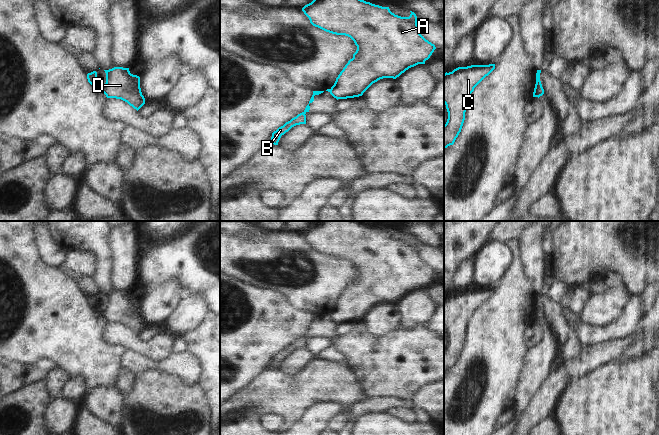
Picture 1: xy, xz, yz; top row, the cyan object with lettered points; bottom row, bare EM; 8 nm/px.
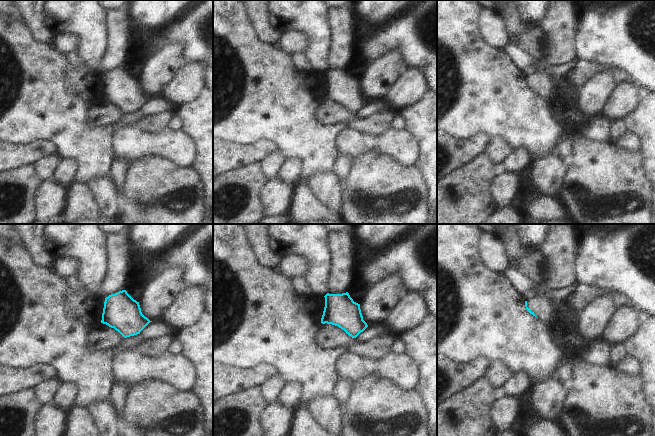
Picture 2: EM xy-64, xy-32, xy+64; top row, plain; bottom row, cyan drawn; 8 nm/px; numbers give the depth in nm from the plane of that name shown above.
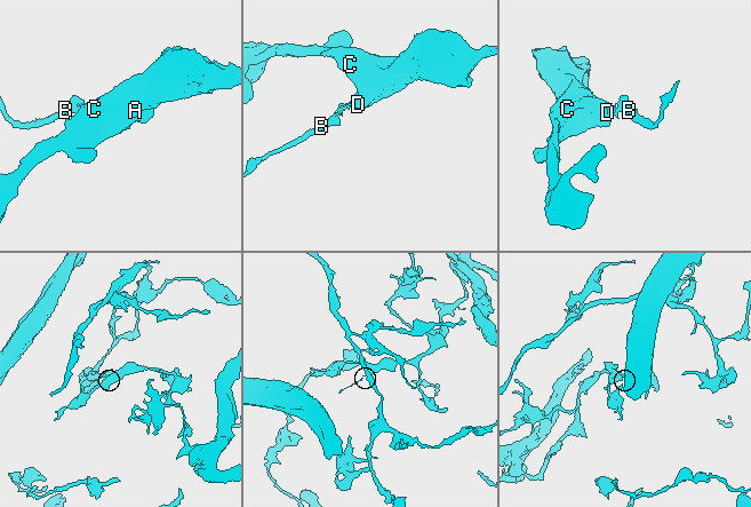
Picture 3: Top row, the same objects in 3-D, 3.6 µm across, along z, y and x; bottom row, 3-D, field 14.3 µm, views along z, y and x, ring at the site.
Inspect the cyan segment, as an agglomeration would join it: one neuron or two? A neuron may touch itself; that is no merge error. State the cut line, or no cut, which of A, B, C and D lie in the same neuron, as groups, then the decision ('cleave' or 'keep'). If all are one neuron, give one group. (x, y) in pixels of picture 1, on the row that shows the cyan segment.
xy (105, 84), (100, 89) | A C D / B | cleave

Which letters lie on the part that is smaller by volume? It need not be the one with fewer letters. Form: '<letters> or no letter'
B.

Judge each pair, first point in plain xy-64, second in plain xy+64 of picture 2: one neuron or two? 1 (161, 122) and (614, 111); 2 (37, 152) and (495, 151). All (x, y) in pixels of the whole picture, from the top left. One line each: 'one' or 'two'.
1: two
2: two

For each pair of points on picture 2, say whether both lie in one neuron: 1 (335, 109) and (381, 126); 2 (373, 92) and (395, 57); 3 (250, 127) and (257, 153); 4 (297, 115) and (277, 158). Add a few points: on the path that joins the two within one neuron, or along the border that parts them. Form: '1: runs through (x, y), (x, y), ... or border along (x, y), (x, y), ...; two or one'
1: runs through (346, 118), (359, 125), (370, 126); one
2: runs through (375, 83), (390, 66); one
3: border along (230, 142), (271, 140), (277, 147); two
4: border along (277, 147), (285, 158); two

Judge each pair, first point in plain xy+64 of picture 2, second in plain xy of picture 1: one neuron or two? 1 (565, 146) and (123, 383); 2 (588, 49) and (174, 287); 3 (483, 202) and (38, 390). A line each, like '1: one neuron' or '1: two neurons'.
1: one neuron
2: two neurons
3: one neuron

